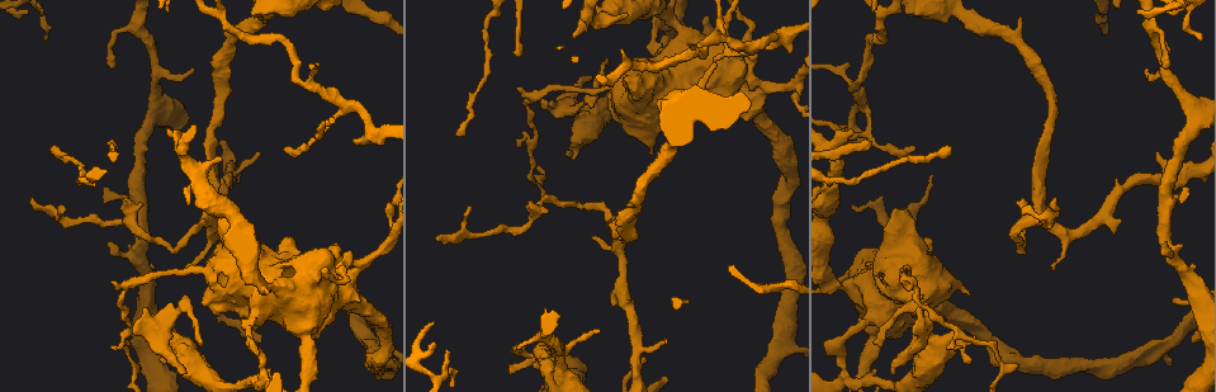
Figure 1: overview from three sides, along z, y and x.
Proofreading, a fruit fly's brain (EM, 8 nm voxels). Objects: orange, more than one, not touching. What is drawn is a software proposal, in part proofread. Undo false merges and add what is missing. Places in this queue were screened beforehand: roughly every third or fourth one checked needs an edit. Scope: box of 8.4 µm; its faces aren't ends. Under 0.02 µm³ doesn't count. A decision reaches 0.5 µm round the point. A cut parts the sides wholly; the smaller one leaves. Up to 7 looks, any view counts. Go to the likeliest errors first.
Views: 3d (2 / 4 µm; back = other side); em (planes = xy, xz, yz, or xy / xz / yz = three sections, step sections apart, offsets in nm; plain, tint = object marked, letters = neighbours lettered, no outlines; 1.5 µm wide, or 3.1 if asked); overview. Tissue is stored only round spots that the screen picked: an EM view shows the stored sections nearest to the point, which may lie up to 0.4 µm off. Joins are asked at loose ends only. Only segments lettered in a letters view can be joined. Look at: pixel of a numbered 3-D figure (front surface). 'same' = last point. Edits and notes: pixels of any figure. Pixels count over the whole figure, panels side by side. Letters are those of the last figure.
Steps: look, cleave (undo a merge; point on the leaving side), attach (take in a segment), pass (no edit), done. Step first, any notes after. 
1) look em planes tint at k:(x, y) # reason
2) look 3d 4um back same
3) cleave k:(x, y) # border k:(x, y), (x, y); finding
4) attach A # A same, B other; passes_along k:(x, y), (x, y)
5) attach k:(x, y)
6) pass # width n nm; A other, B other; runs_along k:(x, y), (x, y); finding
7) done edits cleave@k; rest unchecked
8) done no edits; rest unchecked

look em yz step 4 tint at 1:(185, 373) # free end

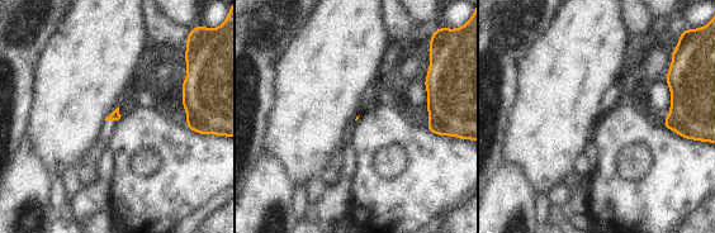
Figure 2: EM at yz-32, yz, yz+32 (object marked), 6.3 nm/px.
look em planes tint same # another direction

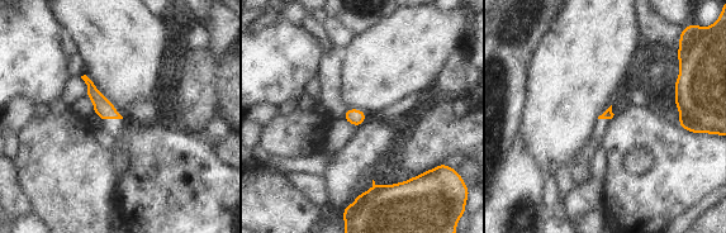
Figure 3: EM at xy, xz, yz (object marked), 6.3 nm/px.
look em planes letters same

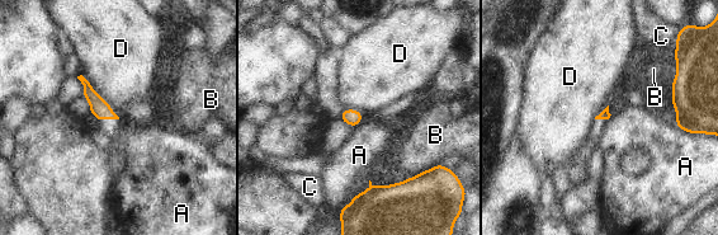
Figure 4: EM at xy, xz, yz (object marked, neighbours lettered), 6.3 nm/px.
pass # A other, B other, C other, D other; border 4:(672, 122), (690, 132); none of them fits

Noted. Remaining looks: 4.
look em planes letters at 1:(1052, 198) # thin end

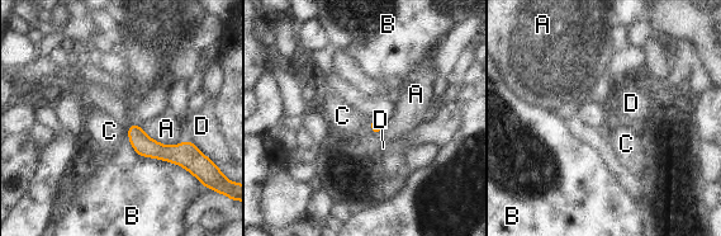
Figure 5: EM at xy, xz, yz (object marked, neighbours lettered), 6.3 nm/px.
pass # A other, B other, C other, D other; none of them fits

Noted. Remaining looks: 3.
look 3d 2um at 1:(717, 38) # sudden change in width

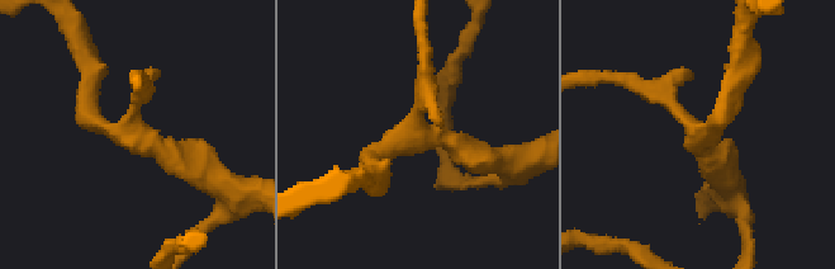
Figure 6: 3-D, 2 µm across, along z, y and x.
look em yz step 8 letters at 6:(134, 135) # arms 3; need the tissue

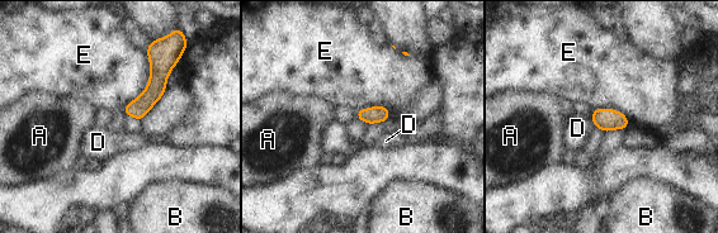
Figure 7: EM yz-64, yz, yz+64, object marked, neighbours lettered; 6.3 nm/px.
pass # A other, B other, D other, E other; border 7:(146, 50), (149, 84), (122, 108); one cell here

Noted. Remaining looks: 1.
done no edits; rest unchecked

